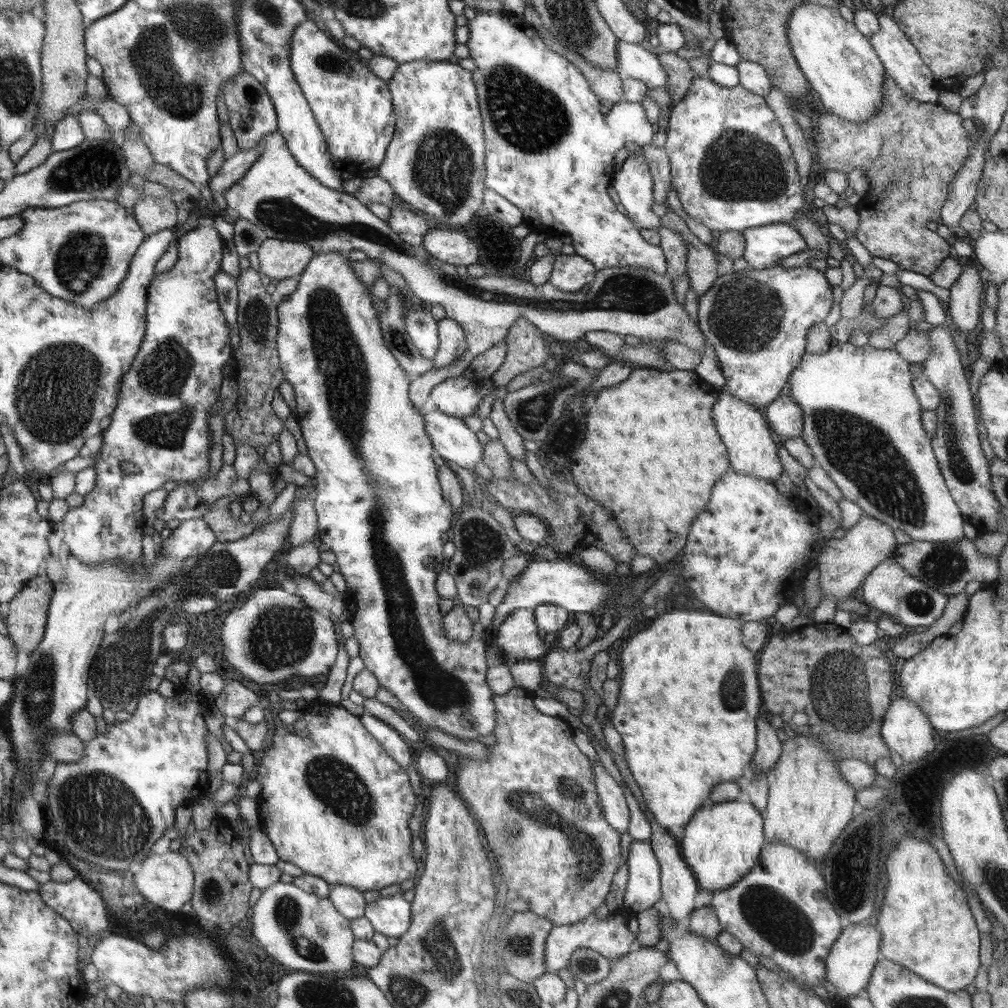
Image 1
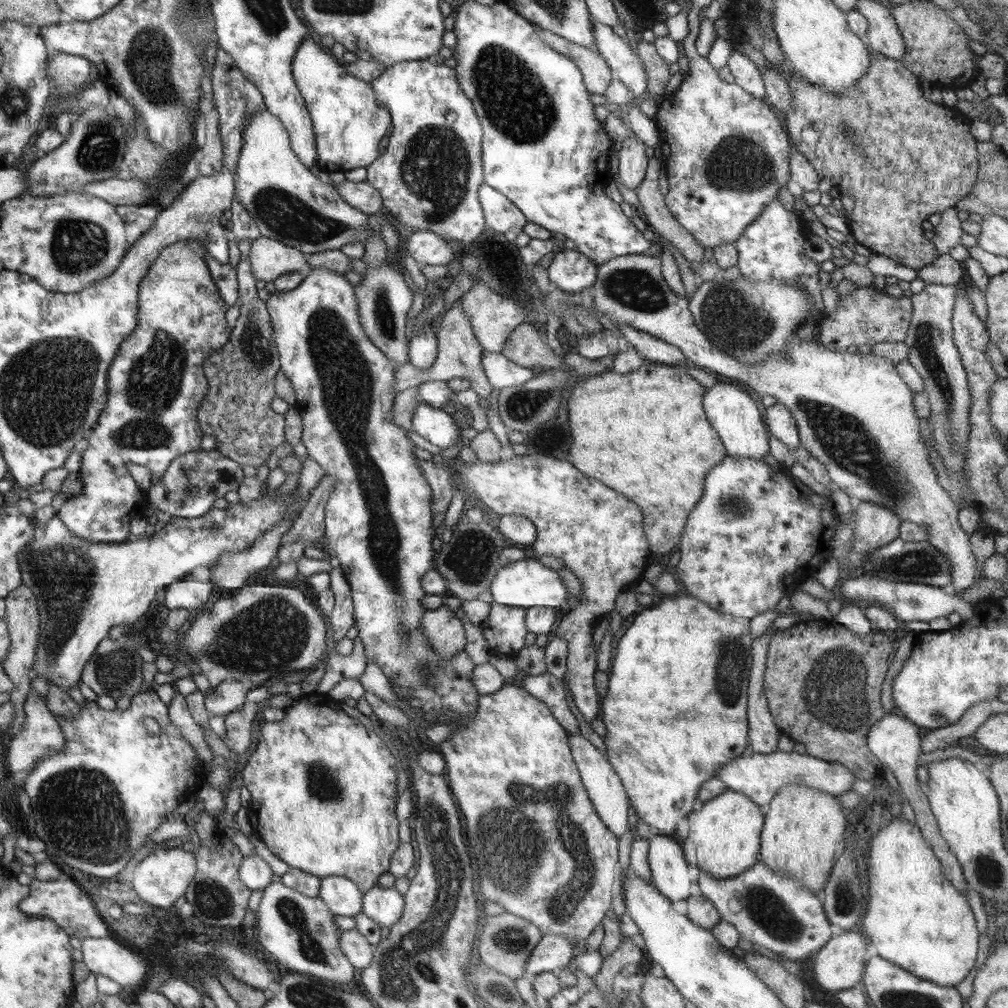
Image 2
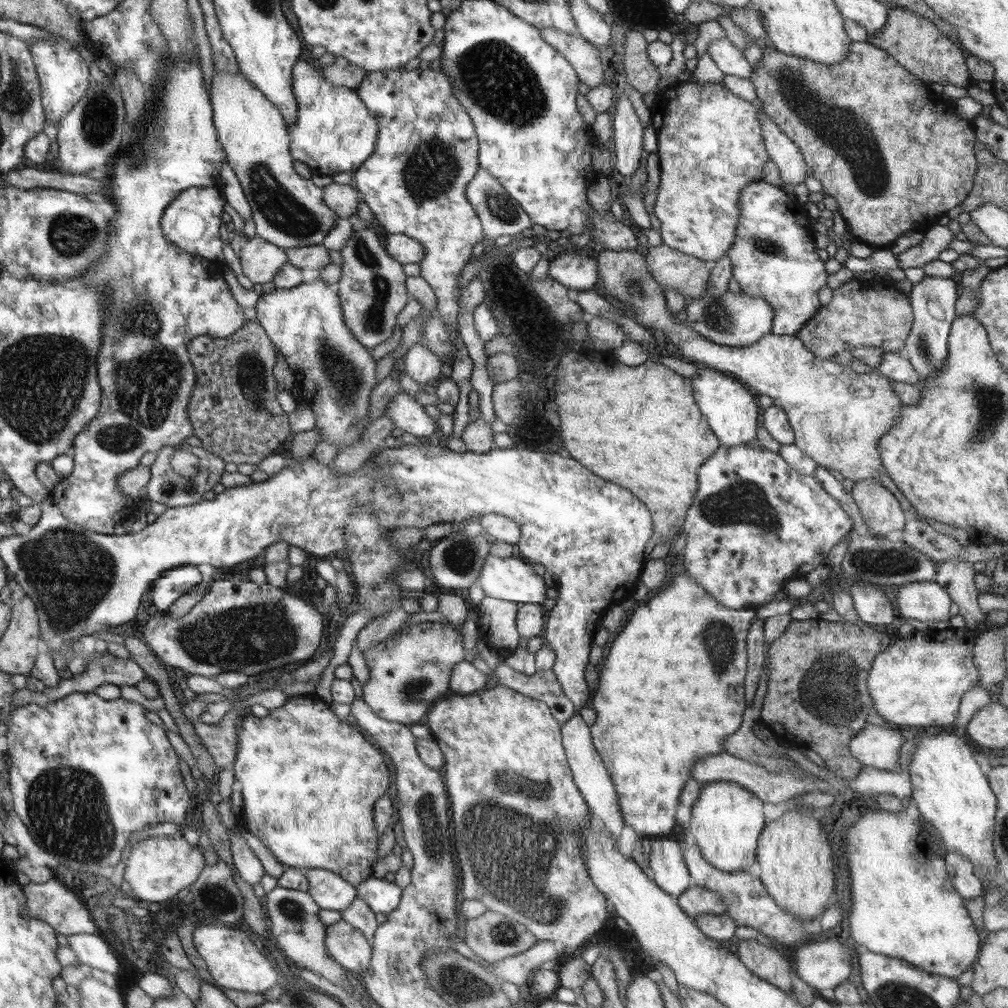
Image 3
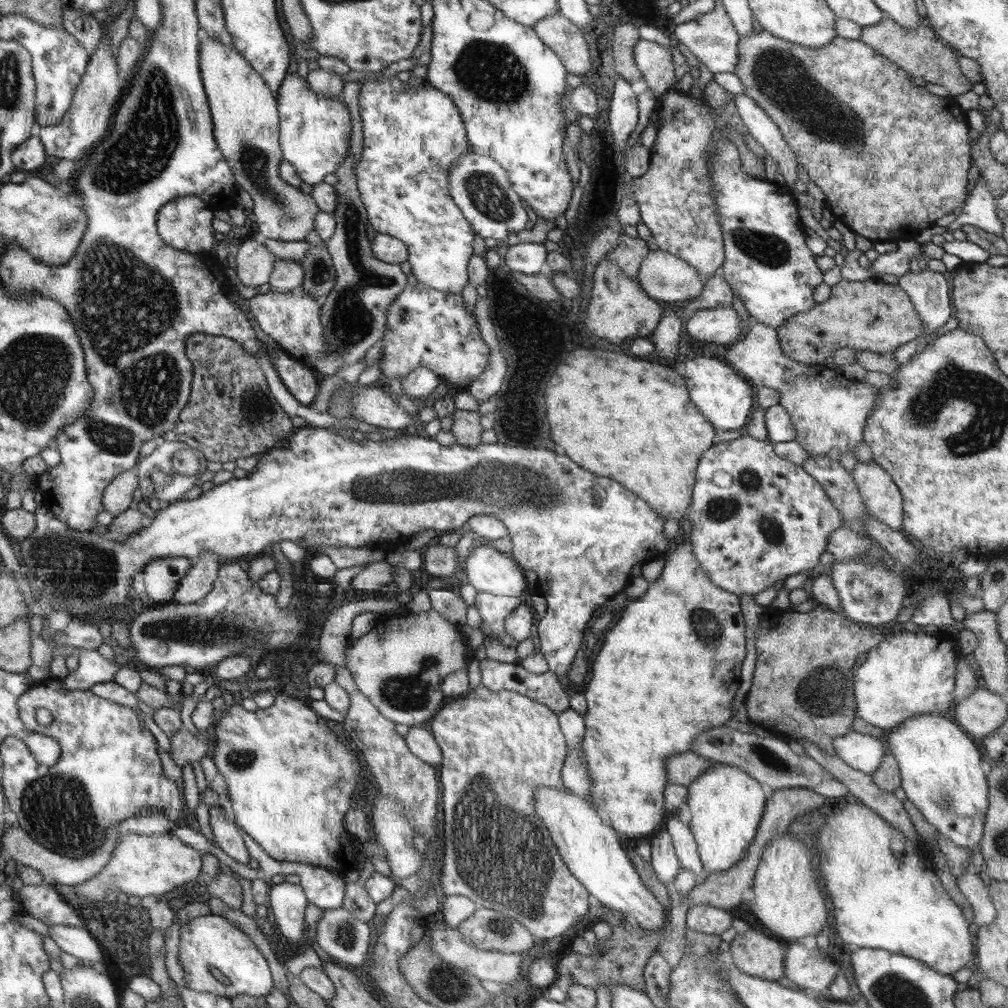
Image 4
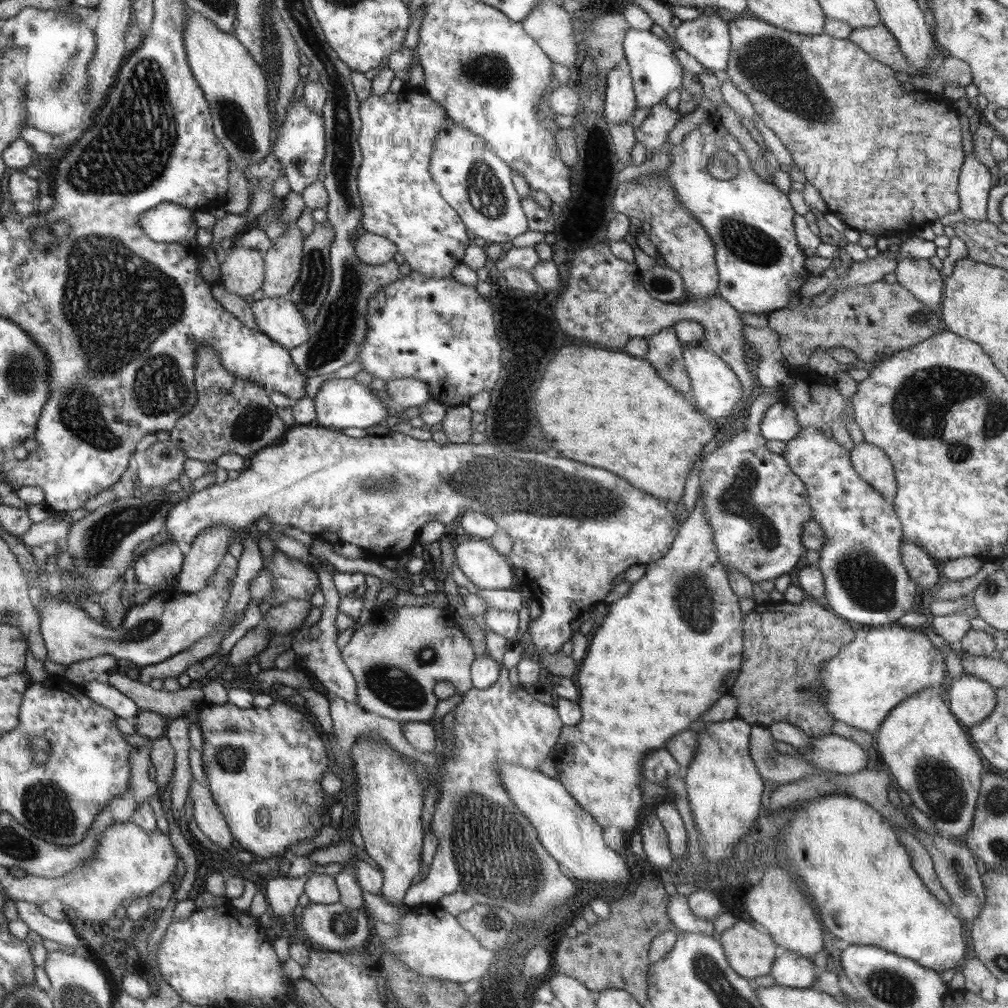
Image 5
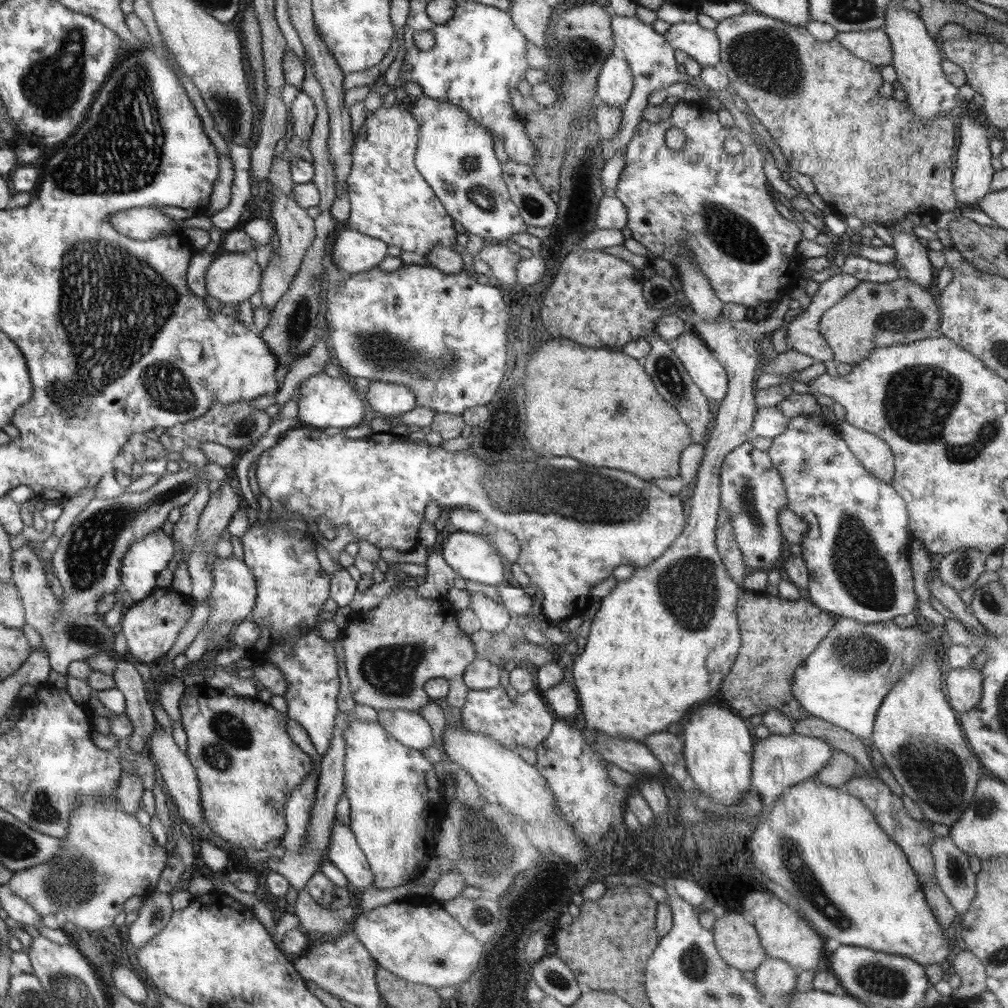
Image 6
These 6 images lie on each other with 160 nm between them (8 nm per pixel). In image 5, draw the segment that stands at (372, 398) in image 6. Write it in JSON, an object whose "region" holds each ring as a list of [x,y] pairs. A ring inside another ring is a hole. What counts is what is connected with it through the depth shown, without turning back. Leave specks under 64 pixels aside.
{"region":[[[408,377],[387,381],[386,394],[392,400],[395,410],[400,412],[414,406],[421,407],[432,399],[426,382]]]}

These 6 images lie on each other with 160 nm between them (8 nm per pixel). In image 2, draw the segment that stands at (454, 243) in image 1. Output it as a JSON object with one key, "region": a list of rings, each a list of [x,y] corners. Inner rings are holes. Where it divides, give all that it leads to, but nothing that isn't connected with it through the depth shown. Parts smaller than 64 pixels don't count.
{"region":[[[417,231],[406,238],[406,255],[410,255],[419,265],[430,266],[447,265],[456,254],[452,246],[441,235],[430,231]]]}

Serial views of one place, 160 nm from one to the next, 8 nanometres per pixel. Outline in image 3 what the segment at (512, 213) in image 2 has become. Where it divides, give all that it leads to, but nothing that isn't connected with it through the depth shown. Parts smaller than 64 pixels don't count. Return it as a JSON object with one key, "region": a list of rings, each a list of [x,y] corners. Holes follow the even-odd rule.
{"region":[[[484,168],[478,170],[477,177],[470,182],[466,195],[485,225],[485,235],[488,240],[492,241],[498,236],[518,237],[522,233],[530,232],[534,223],[521,203],[514,200],[488,170]]]}

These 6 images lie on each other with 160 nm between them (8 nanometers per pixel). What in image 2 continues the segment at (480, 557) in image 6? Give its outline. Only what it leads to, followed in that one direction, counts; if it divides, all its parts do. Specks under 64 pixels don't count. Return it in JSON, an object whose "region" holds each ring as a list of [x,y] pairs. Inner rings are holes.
{"region":[[[526,558],[509,565],[502,564],[493,578],[489,591],[494,597],[494,602],[504,606],[523,607],[524,609],[538,606],[562,608],[567,603],[570,593],[562,583],[558,571],[545,567],[538,559]]]}

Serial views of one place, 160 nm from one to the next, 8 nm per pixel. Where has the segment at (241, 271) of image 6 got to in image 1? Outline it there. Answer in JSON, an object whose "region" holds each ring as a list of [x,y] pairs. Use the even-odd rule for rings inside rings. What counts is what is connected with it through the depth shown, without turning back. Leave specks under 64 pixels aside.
{"region":[[[278,238],[264,240],[256,254],[260,265],[259,273],[278,280],[300,277],[316,256],[308,243]]]}

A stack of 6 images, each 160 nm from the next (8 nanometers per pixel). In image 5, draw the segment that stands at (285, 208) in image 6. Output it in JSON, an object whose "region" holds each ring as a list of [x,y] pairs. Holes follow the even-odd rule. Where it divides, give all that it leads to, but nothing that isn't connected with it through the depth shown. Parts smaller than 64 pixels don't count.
{"region":[[[292,222],[286,234],[264,253],[265,282],[261,289],[268,298],[289,294],[298,282],[304,239],[302,230]]]}

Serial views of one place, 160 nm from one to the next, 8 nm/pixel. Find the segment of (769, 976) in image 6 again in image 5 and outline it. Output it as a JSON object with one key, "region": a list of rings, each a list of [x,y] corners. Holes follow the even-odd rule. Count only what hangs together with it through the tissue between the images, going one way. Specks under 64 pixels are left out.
{"region":[[[788,950],[779,952],[769,972],[776,985],[793,989],[812,989],[817,973],[812,959]]]}

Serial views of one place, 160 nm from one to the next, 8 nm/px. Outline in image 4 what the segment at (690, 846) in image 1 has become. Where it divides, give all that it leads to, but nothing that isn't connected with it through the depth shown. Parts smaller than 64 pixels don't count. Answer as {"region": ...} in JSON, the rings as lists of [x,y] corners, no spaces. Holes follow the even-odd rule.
{"region":[[[714,763],[702,774],[699,774],[698,778],[687,786],[687,789],[686,804],[688,804],[691,814],[688,826],[697,842],[697,851],[702,864],[704,864],[704,873],[710,875],[736,866],[736,863],[745,855],[747,846],[755,837],[765,809],[767,799],[762,789],[762,783],[752,778],[739,766]]]}

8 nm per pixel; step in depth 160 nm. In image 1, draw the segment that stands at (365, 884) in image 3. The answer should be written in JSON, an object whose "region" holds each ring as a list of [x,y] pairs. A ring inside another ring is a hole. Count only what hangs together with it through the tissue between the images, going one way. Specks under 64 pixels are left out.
{"region":[[[403,893],[380,896],[366,905],[364,916],[376,932],[400,938],[411,925],[411,903],[403,897]]]}

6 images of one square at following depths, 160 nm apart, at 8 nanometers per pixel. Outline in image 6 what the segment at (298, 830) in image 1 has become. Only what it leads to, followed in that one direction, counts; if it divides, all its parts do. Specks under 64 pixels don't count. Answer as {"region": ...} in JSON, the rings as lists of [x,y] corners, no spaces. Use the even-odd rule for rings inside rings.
{"region":[[[206,684],[196,687],[186,687],[179,701],[179,710],[182,728],[186,731],[186,736],[188,737],[187,757],[190,759],[198,777],[200,804],[208,828],[210,828],[215,836],[220,836],[220,838],[230,842],[230,844],[256,850],[266,848],[266,844],[268,844],[270,840],[278,840],[284,837],[284,832],[286,832],[287,829],[287,824],[284,824],[285,806],[292,796],[293,790],[305,780],[306,776],[312,773],[314,766],[312,757],[302,751],[302,749],[290,739],[286,730],[287,720],[289,719],[288,715],[284,716],[284,713],[278,714],[276,709],[272,708],[272,705],[266,706],[266,704],[262,704],[262,702],[258,702],[258,700],[252,700],[252,697],[242,697],[242,693],[228,696],[223,693],[222,690],[216,690]]]}

